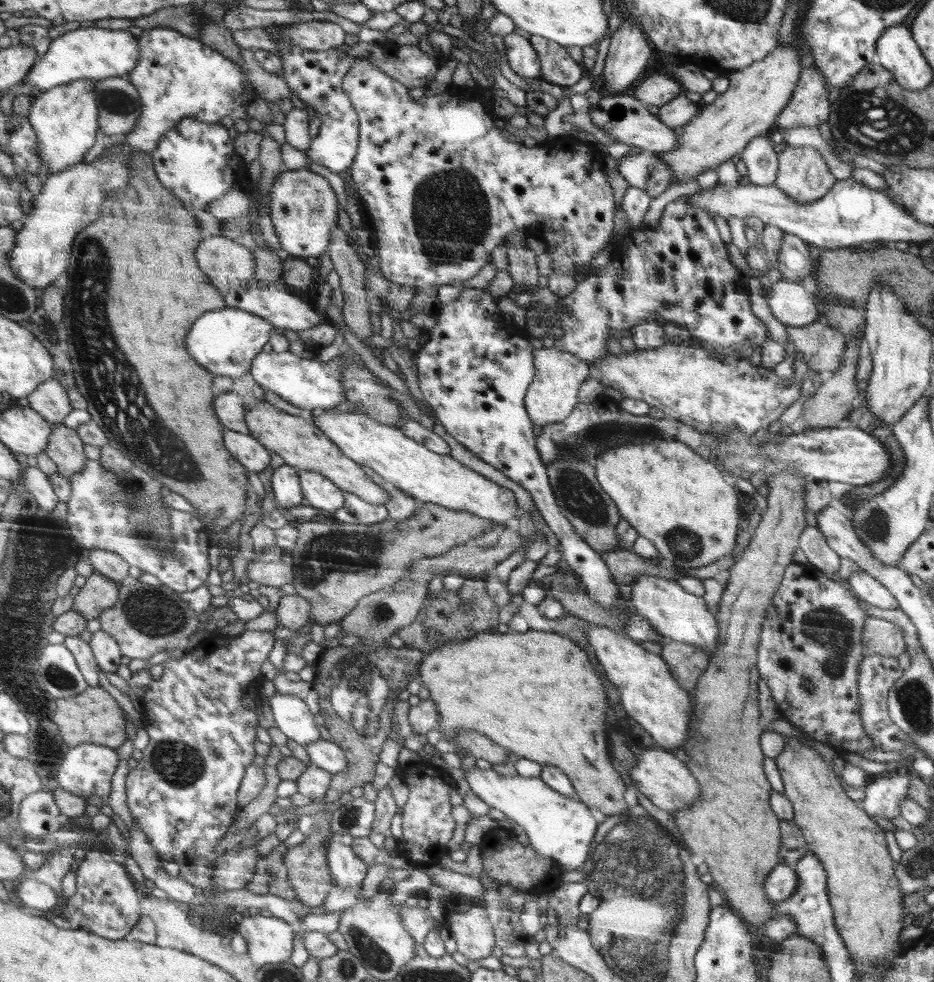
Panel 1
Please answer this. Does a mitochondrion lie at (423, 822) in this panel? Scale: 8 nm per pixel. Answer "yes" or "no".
no

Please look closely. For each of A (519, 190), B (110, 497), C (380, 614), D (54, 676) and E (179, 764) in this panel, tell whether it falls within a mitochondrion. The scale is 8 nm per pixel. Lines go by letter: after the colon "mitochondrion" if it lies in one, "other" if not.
A: other
B: mitochondrion
C: mitochondrion
D: mitochondrion
E: mitochondrion

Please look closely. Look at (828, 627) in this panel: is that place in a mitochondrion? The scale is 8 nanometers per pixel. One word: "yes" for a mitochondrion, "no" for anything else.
yes

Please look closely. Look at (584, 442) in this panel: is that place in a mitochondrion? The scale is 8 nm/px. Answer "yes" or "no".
yes

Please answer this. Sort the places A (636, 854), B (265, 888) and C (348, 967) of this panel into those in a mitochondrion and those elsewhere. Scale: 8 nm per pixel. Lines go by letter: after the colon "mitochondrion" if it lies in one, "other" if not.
A: mitochondrion
B: other
C: mitochondrion

